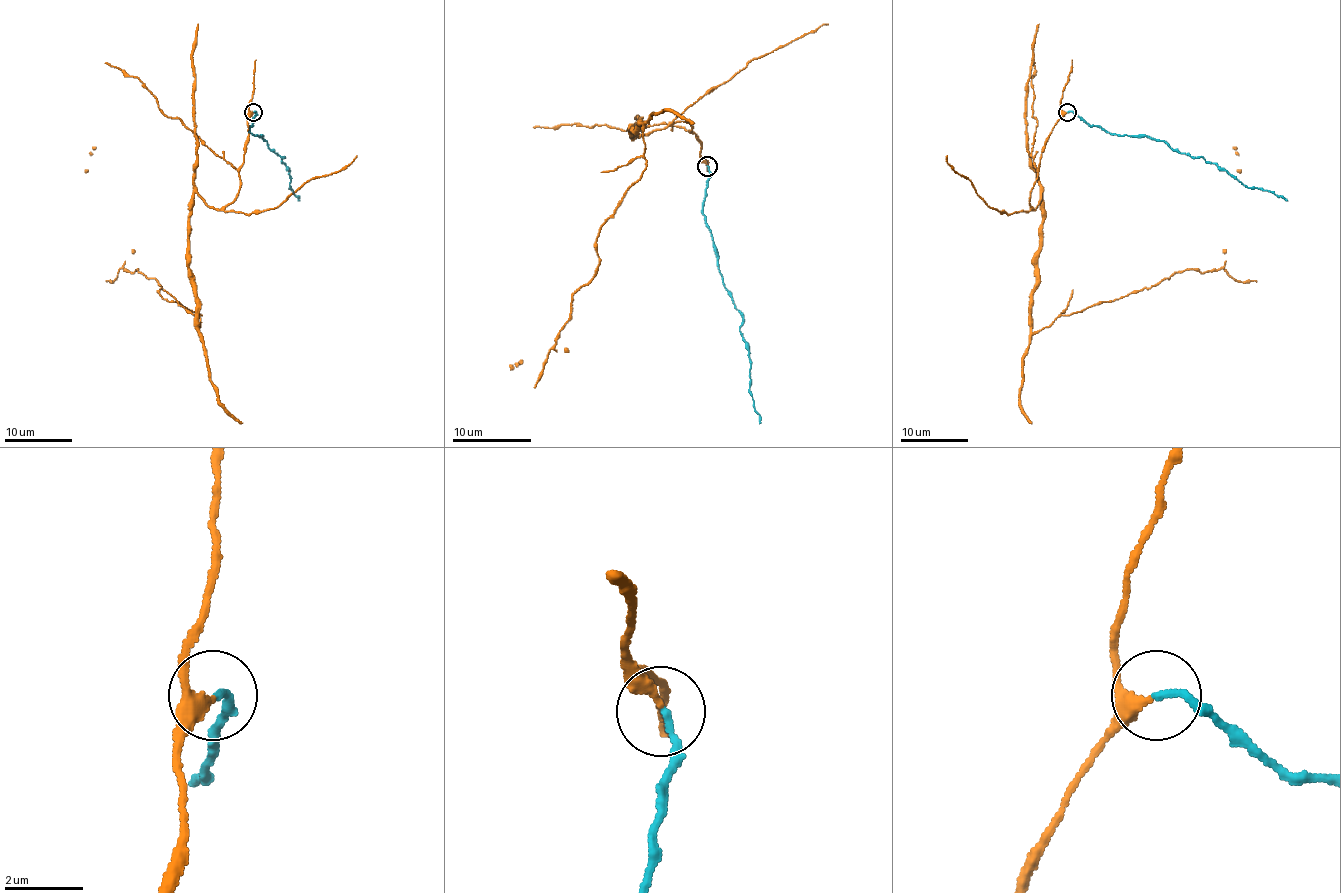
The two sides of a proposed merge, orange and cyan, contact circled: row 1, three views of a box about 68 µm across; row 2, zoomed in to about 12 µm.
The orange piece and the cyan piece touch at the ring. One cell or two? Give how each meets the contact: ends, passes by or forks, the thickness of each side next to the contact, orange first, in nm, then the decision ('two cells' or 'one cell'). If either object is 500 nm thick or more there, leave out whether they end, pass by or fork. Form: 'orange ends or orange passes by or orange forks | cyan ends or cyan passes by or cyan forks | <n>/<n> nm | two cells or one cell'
orange passes by | cyan ends | 240/170 nm | one cell

